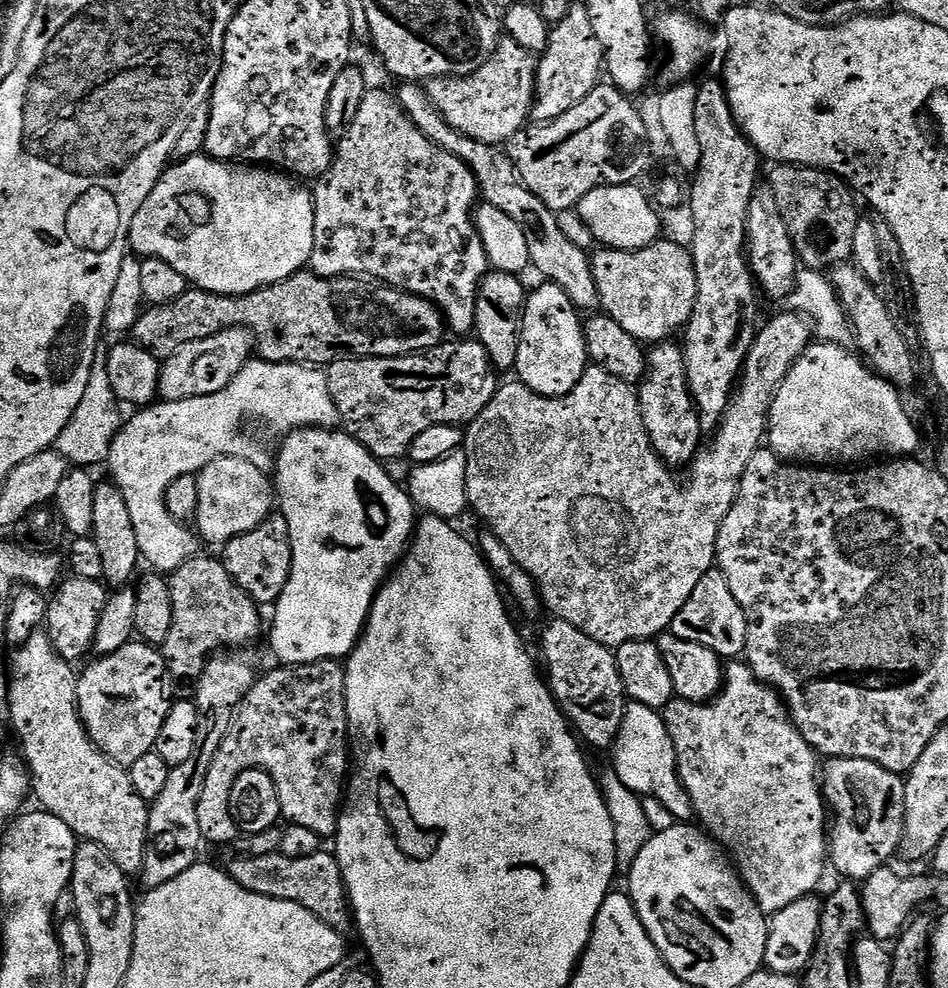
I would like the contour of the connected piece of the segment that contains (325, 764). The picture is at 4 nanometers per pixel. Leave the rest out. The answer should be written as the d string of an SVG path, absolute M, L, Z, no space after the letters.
M319 660L316 664L276 666L273 672L265 676L263 673L257 679L250 694L246 694L243 704L236 709L226 738L222 740L222 746L218 746L210 764L206 784L202 786L202 798L198 802L198 830L207 843L208 840L212 844L237 843L238 829L230 814L230 790L238 774L256 768L270 774L278 790L281 815L287 823L305 826L324 840L335 837L350 768L344 669L345 665L335 660Z

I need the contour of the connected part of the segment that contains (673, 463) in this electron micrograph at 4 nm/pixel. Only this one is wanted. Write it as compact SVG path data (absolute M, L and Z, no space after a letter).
M660 342L656 348L647 353L648 372L638 385L638 399L640 402L640 413L642 414L642 426L646 430L648 440L652 444L652 451L658 454L662 463L673 470L687 469L692 461L696 459L697 452L702 447L702 429L700 426L700 414L696 410L696 403L692 400L688 375L686 374L686 362L684 361L684 349L676 342Z

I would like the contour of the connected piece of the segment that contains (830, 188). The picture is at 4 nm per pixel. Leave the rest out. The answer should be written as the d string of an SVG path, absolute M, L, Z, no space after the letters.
M776 164L773 169L770 187L778 198L782 218L786 218L797 261L808 270L832 270L849 263L853 259L855 226L862 219L861 213L856 213L857 197L852 189L841 177L820 168Z

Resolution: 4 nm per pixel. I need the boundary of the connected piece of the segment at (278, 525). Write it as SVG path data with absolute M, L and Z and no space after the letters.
M279 514L267 516L254 530L246 534L238 534L226 545L223 545L222 563L224 569L234 578L234 582L257 606L275 605L276 600L286 590L286 582L290 582L292 569L292 543L290 542L290 526L286 526L286 518Z

